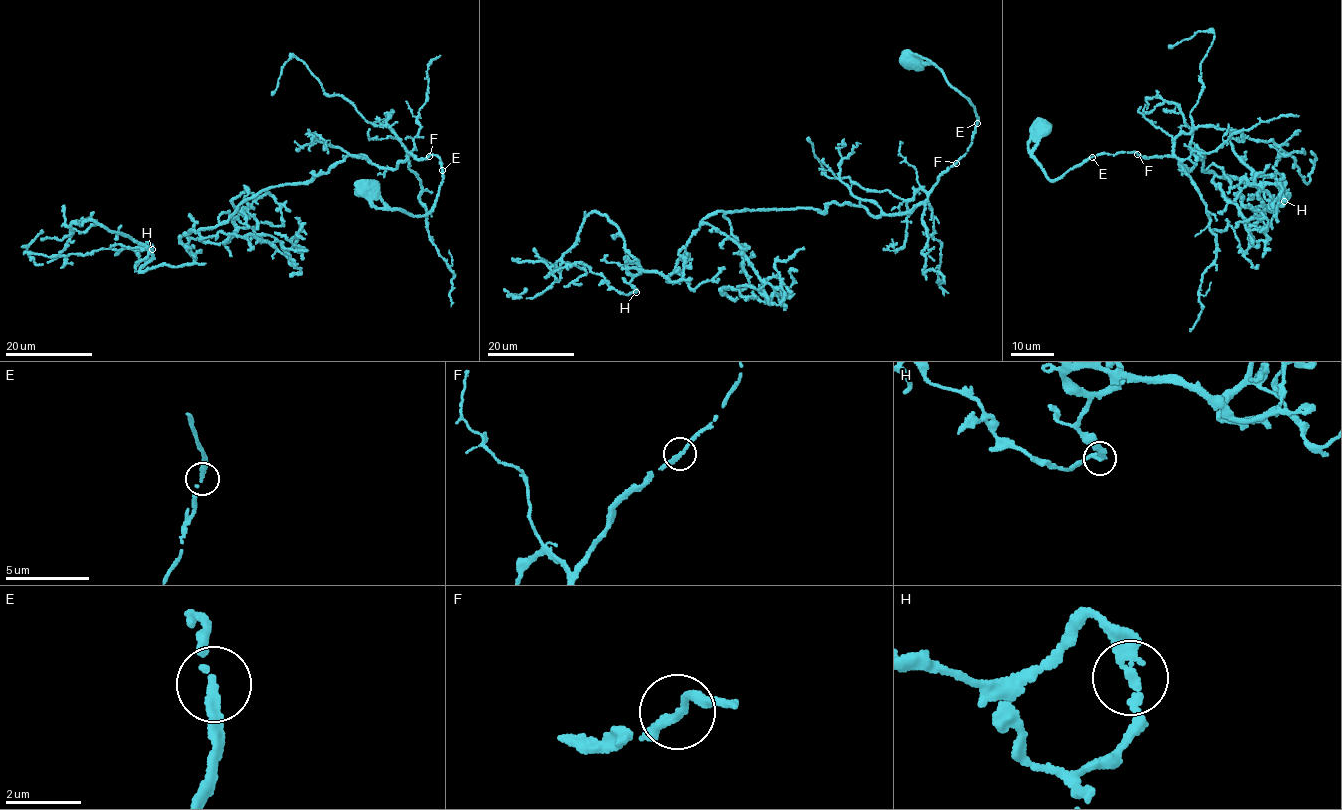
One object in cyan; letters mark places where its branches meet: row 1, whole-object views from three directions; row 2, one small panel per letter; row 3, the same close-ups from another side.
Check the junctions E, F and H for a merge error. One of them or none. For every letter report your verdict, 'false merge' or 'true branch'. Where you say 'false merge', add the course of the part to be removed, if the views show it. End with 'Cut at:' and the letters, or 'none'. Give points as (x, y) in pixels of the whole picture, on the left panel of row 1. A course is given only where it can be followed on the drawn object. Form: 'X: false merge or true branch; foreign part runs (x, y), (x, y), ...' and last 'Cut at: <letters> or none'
E: true branch
F: true branch
H: true branch
Cut at: none

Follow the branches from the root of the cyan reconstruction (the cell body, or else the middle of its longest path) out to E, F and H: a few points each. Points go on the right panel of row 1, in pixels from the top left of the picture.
E: (1043, 127), (1045, 123), (1038, 129), (1032, 155), (1048, 179), (1059, 178), (1092, 157)
F: (1043, 127), (1045, 123), (1038, 129), (1032, 155), (1052, 181), (1096, 155), (1133, 152), (1137, 154)
H: (1043, 127), (1052, 181), (1128, 152), (1188, 172), (1196, 146), (1203, 171), (1269, 195), (1259, 219), (1284, 201)

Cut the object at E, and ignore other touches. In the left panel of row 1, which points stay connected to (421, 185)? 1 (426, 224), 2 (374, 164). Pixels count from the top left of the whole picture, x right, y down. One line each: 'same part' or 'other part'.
1: same part
2: same part

